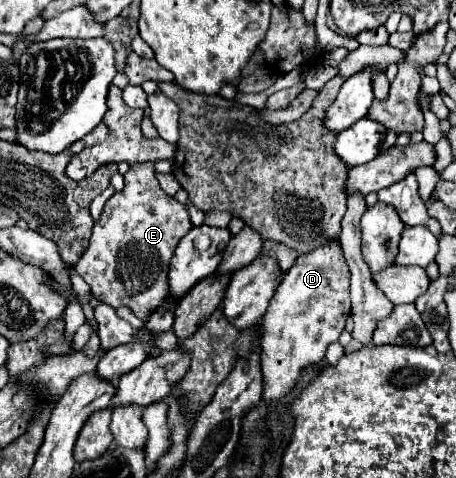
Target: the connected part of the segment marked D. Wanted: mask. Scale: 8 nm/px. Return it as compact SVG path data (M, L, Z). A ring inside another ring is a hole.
M329 240L319 250L301 254L295 266L283 276L269 312L263 316L261 368L265 378L263 400L277 402L297 382L307 364L321 362L331 342L339 340L349 316L349 266L341 254L341 242Z

